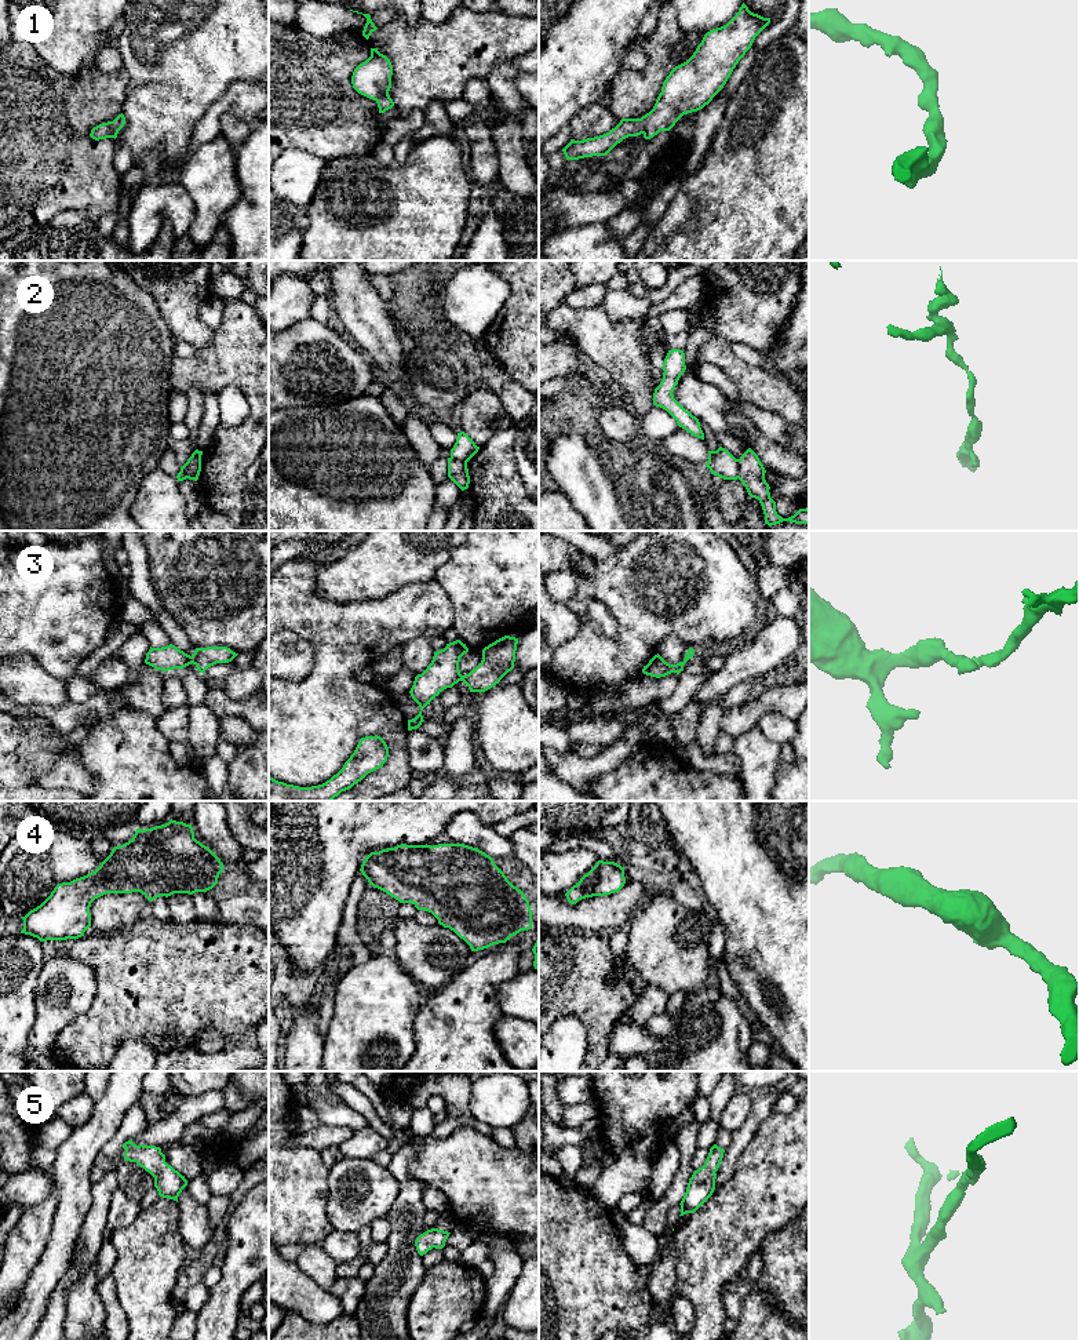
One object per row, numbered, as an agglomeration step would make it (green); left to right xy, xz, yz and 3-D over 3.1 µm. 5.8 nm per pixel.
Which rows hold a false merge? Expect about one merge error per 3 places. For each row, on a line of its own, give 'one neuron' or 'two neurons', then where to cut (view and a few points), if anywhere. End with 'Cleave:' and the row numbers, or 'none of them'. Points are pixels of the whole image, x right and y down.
1: one neuron | no cut
2: two neurons | yz (739, 459), (739, 474), (736, 477)
3: two neurons | xy (190, 656), (192, 662)
4: one neuron | no cut
5: one neuron | no cut
Cleave: 2, 3

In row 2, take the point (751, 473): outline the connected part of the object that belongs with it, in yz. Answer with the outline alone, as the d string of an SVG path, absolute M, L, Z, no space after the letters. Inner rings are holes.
M748 448L739 459L739 480L746 487L748 495L759 500L765 522L772 527L783 521L795 524L809 524L809 507L799 509L794 516L783 518L776 511L776 502L770 498L770 487L765 480L765 467L761 463L758 455Z

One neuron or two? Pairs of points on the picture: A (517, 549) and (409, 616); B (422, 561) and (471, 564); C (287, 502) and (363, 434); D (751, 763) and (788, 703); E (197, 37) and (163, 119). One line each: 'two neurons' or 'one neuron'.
A: two neurons
B: two neurons
C: one neuron
D: two neurons
E: one neuron

